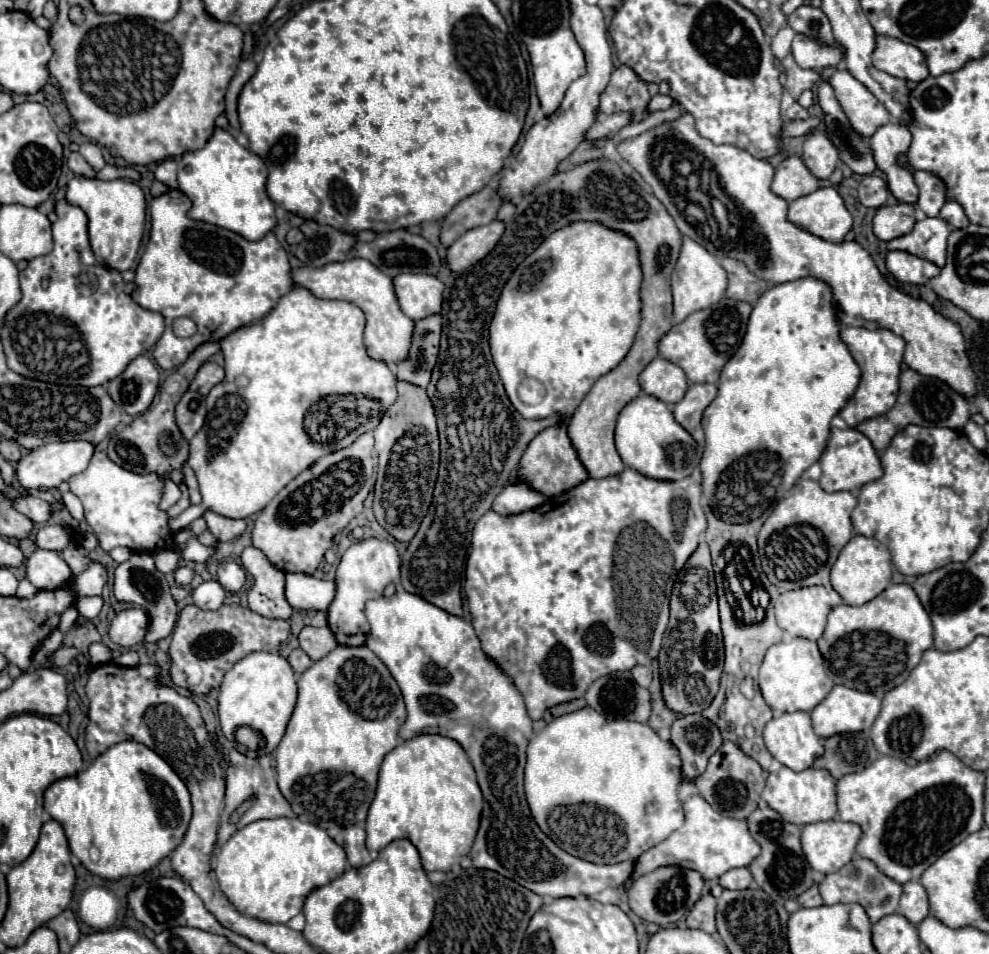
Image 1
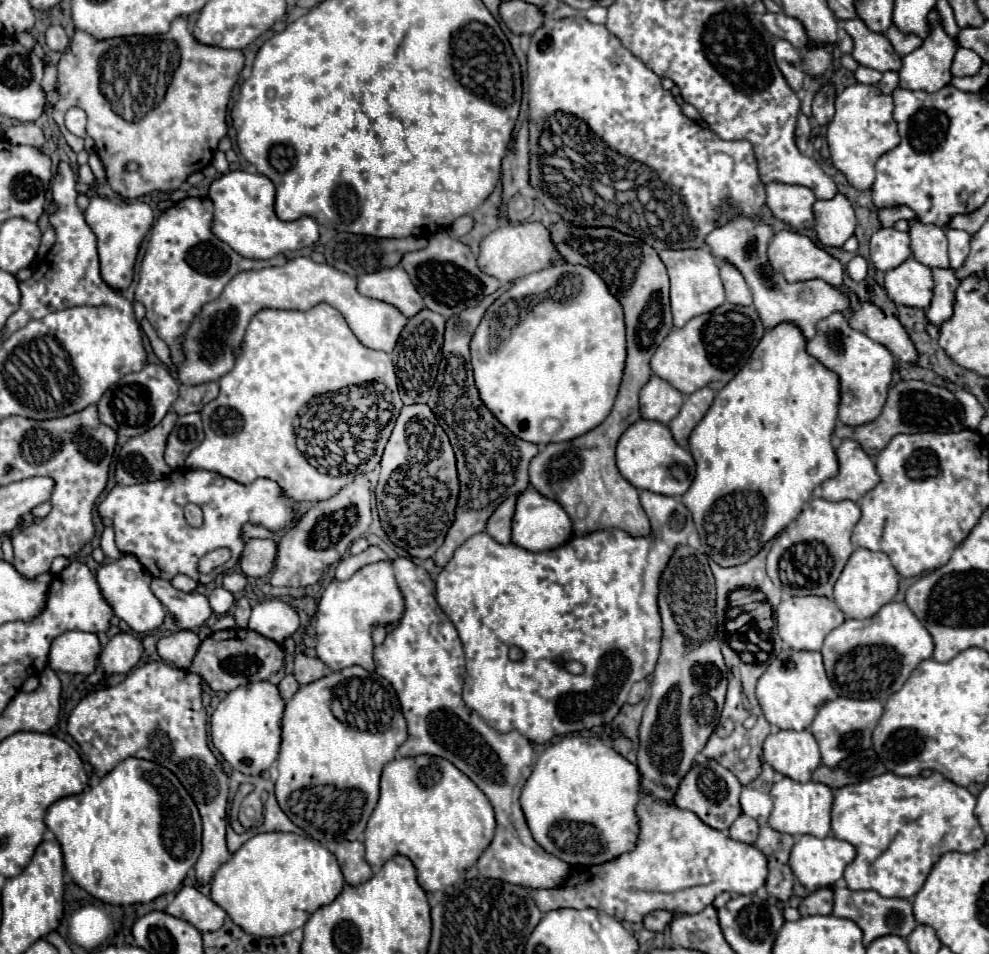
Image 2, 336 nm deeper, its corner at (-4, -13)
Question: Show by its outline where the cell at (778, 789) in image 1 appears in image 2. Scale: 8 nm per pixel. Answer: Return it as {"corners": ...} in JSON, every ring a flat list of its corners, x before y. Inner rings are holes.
{"corners":[[783,778,781,782,773,784,771,788,773,798,773,812,769,816,771,828,791,834,791,836,803,836,811,834,817,838,827,838,831,834,831,806,833,806,833,792,825,784,819,782,795,782,791,778]]}

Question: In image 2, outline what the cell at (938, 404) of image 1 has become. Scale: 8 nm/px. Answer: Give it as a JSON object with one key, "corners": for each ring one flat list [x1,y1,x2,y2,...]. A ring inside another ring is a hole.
{"corners":[[903,380,889,390,887,402,877,420,863,426,855,426,855,428,837,424,835,436,851,438,859,442,861,448,871,458,875,458,891,442,891,438,901,432,959,432,963,428,965,428,965,412,953,392,949,392,947,388,917,382,917,380,909,380,909,382]]}

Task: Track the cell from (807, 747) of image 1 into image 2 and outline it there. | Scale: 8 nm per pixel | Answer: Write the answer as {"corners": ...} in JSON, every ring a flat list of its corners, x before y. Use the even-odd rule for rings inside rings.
{"corners":[[779,730,771,736,767,736,765,744,763,744,763,754,765,754,765,760,767,764,781,772,783,776,795,780,795,782,809,782,811,780,811,774,813,770,821,764,821,754,819,754,819,746,813,738,813,734,809,730]]}

